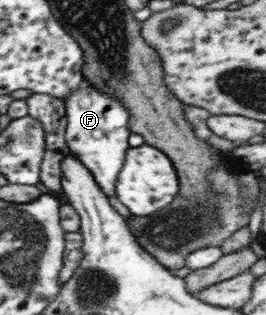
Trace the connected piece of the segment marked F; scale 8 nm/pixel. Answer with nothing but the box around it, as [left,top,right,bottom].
[64,79,129,198]

